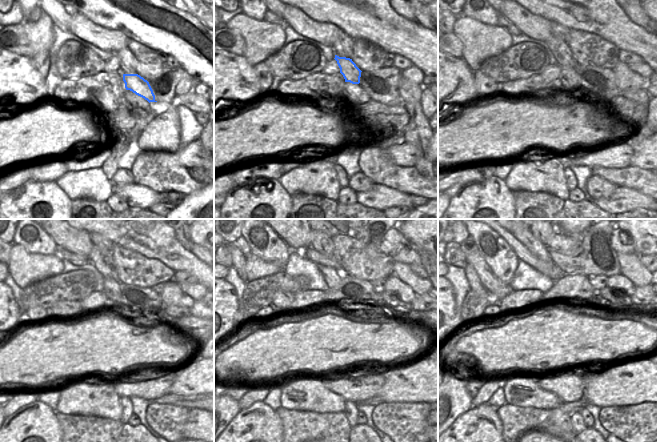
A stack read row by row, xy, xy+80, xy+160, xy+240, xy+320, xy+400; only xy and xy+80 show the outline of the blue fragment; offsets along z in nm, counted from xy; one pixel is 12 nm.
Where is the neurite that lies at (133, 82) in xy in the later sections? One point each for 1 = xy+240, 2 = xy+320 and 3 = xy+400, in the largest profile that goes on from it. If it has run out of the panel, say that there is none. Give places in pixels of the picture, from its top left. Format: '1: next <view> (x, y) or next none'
1: next xy+240 (105, 265)
2: next xy+320 (322, 243)
3: next xy+400 (544, 239)

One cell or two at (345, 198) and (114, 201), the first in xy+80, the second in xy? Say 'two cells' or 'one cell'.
one cell

